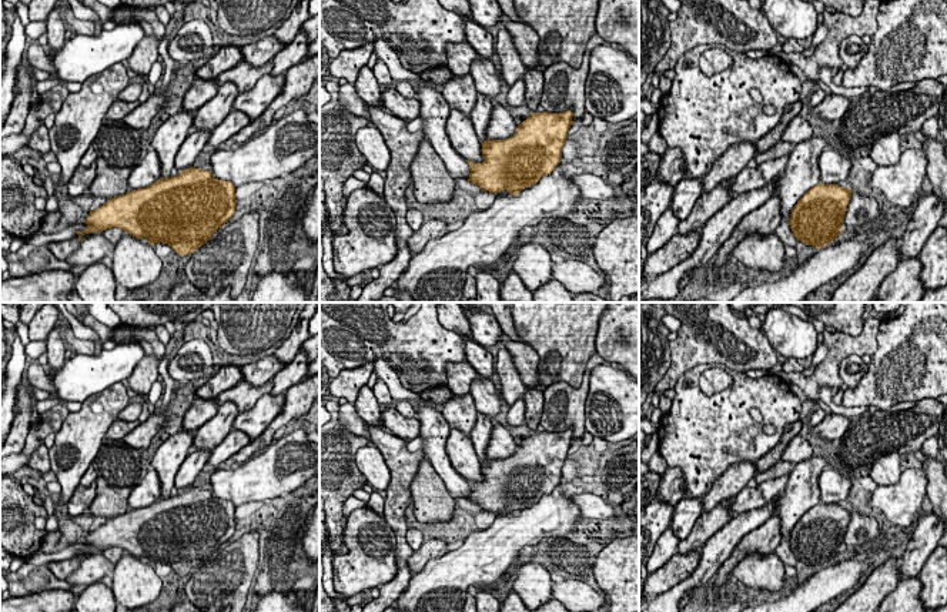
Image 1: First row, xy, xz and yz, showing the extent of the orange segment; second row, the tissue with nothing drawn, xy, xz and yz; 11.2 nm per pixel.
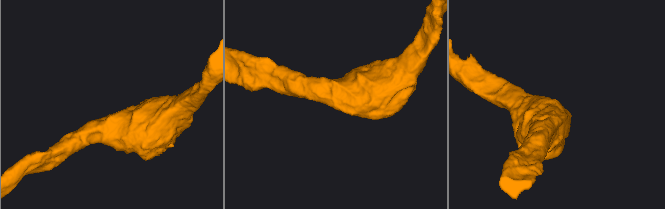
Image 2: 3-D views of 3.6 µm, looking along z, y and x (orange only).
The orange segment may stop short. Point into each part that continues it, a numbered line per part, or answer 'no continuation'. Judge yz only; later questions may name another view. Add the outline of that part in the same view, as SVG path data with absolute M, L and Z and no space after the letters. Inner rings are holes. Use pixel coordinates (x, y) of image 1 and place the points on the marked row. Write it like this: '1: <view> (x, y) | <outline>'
1: yz (833, 167) | M829 147L819 157L820 183L837 184L847 178L851 168L851 158L843 157L839 151Z

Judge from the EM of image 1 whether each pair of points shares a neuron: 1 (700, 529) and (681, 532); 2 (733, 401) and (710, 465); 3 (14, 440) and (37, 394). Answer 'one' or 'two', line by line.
1: two
2: one
3: two

